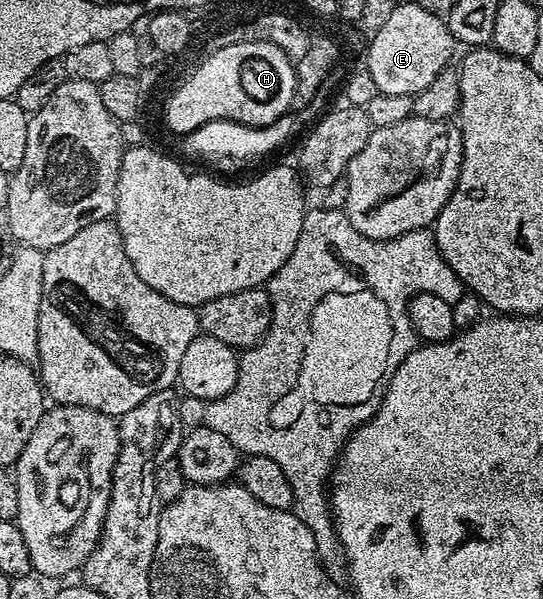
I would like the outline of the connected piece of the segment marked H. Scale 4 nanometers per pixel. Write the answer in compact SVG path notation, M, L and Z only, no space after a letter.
M265 43L232 44L223 53L211 58L195 78L191 78L187 86L175 94L175 101L171 102L171 109L165 112L165 118L176 128L177 136L187 135L210 121L233 121L241 125L265 127L291 110L294 86L295 67L281 48Z

